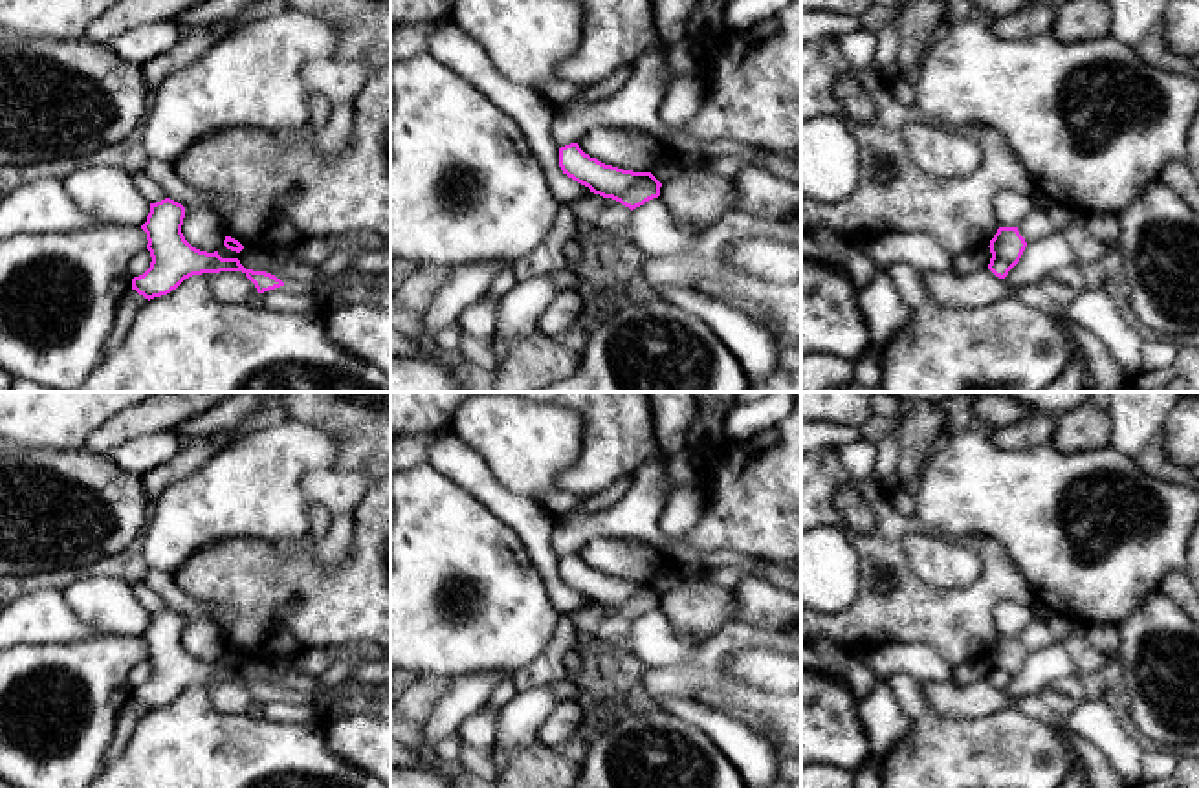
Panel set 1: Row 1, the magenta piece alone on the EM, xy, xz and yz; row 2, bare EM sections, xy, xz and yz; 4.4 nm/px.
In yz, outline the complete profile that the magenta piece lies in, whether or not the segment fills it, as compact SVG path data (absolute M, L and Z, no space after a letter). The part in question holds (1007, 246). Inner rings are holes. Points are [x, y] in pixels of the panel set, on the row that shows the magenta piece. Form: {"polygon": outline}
{"polygon": "M999 227L988 247L992 253L988 269L996 277L1005 279L1008 271L1019 262L1027 242L1019 235L1018 227Z"}

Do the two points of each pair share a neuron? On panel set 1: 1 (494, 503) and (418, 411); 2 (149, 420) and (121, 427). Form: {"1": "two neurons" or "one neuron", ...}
{"1": "two neurons", "2": "one neuron"}

